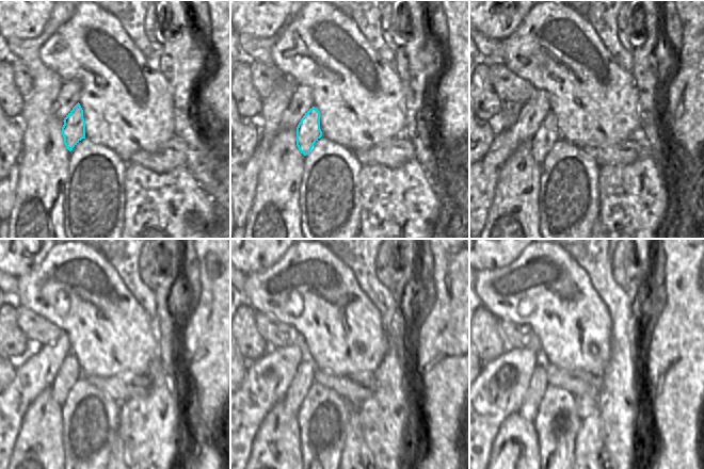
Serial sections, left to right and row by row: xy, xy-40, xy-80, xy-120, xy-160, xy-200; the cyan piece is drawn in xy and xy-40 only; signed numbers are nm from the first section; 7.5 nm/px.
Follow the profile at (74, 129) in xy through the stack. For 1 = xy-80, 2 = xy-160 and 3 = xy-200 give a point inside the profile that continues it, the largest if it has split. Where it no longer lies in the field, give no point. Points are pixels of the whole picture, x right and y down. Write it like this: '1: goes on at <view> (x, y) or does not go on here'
1: goes on at xy-80 (547, 134)
2: goes on at xy-160 (303, 378)
3: goes on at xy-200 (538, 383)

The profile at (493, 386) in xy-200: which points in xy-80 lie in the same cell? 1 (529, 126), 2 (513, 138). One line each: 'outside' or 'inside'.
1: inside
2: inside

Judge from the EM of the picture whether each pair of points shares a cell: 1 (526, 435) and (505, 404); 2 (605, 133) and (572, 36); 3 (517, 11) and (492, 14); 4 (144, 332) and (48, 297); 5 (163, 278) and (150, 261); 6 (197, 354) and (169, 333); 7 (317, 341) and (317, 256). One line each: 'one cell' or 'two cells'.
1: two cells
2: one cell
3: one cell
4: one cell
5: two cells
6: two cells
7: one cell

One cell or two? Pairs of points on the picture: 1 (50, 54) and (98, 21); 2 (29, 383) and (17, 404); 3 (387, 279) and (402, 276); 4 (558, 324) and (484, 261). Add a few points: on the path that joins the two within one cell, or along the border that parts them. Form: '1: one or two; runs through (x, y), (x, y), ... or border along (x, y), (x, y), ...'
1: one; runs through (62, 50), (86, 26)
2: one; runs through (24, 388), (17, 399)
3: two; border along (399, 253), (399, 270), (388, 288)
4: two; border along (516, 259), (499, 268), (480, 271)

